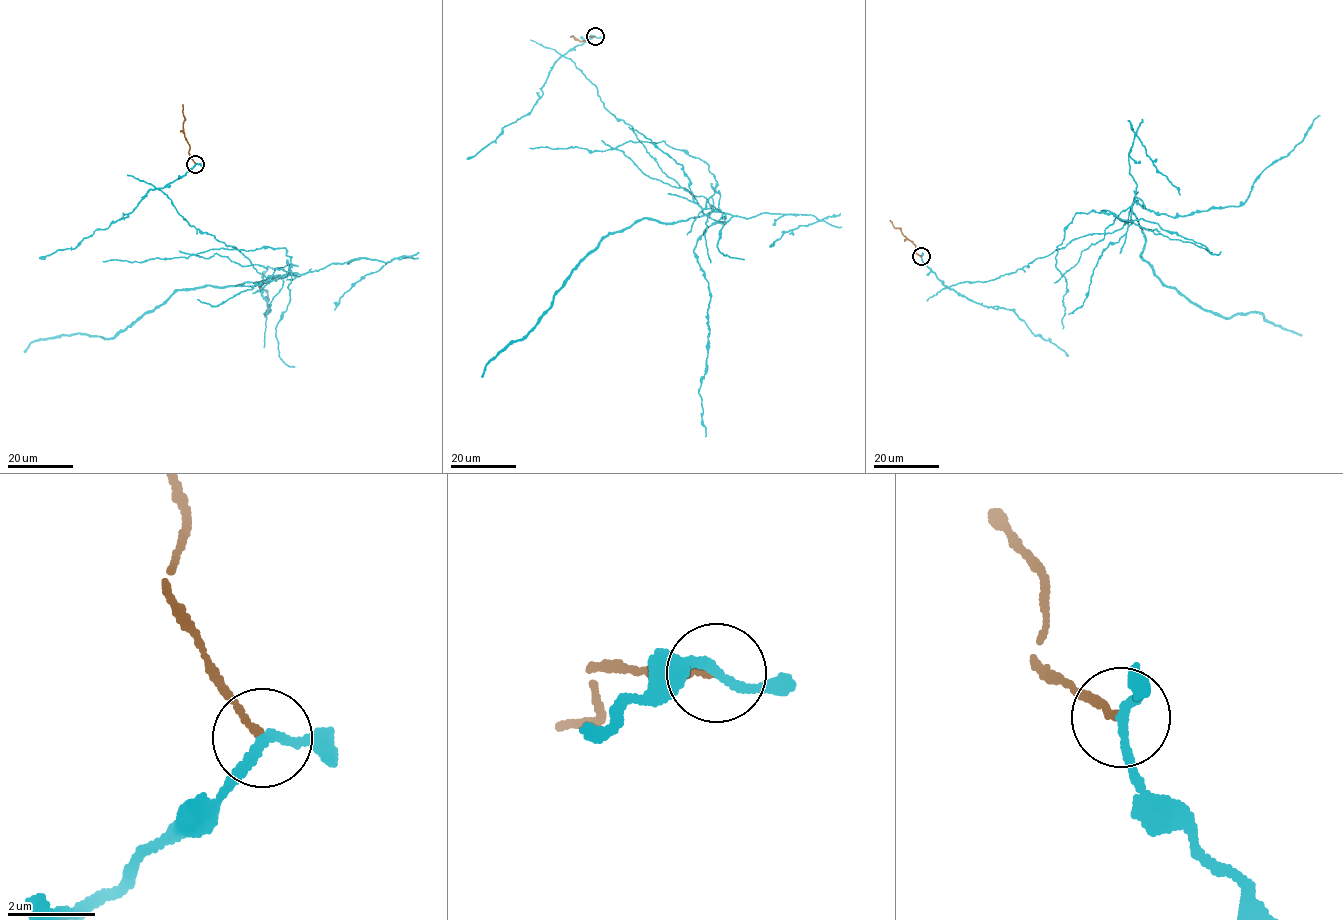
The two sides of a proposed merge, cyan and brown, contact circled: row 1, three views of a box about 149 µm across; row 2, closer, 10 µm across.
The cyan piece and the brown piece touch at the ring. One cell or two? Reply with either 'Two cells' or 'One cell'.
Two cells

